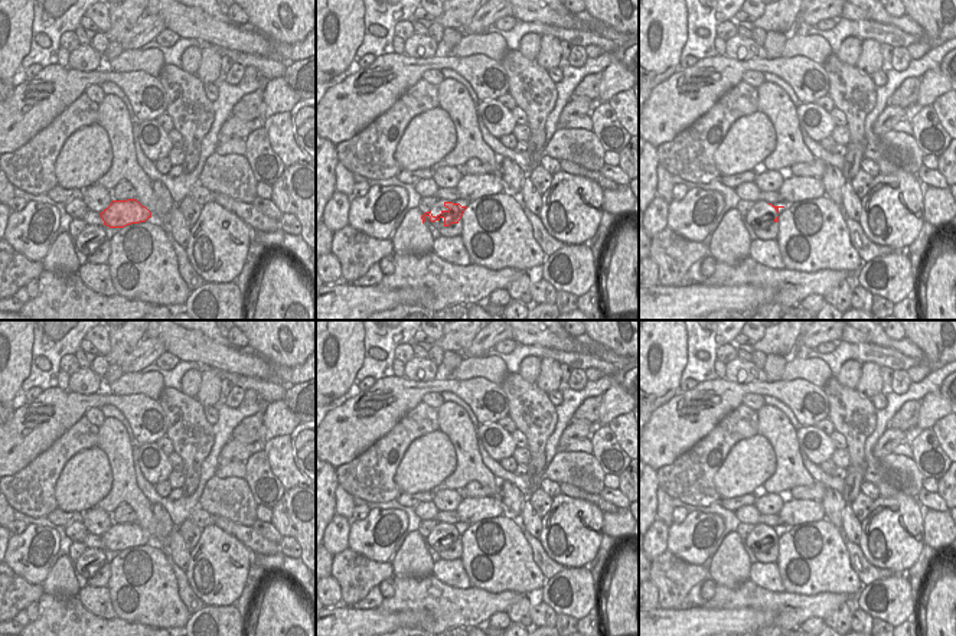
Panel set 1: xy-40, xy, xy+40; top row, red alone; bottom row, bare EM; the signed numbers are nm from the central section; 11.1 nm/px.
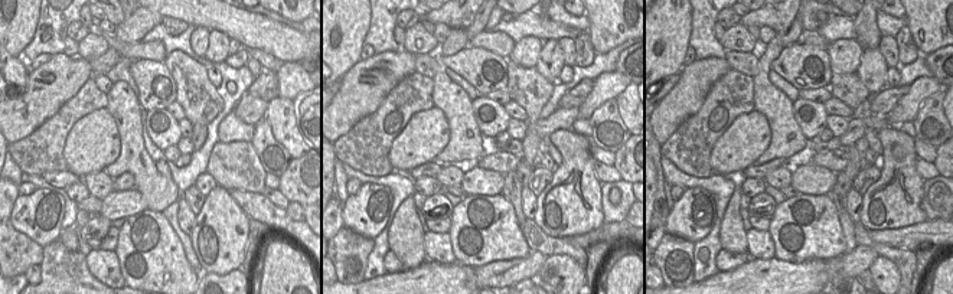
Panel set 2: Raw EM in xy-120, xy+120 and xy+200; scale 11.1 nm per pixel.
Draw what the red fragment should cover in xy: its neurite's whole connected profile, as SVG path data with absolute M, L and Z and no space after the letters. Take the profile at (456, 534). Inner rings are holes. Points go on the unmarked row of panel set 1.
M467 500L466 511L460 515L460 522L444 525L444 529L447 532L441 534L441 536L437 539L434 539L431 534L425 535L421 539L422 547L425 545L427 539L430 541L431 545L440 544L443 541L444 549L450 549L451 547L459 547L464 534L467 532L469 528L474 526L474 522L477 521L479 516L495 519L496 515L486 505L482 505L480 502L474 502L474 500Z

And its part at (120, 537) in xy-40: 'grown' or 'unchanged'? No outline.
unchanged

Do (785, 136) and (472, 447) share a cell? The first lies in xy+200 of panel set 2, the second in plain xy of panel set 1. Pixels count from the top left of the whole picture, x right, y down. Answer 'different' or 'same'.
same

